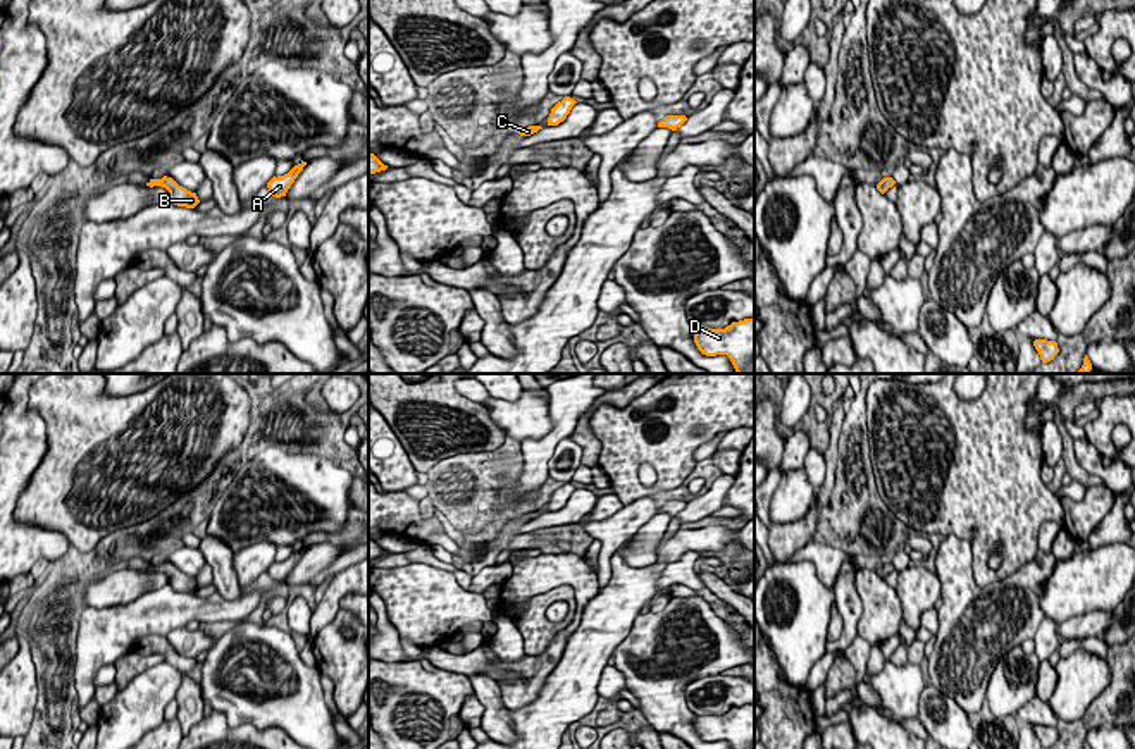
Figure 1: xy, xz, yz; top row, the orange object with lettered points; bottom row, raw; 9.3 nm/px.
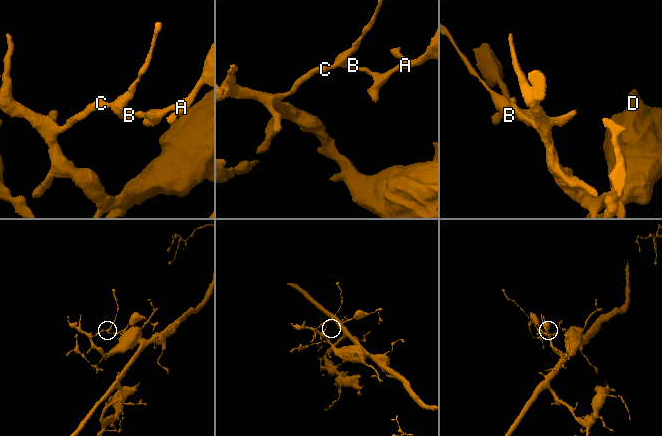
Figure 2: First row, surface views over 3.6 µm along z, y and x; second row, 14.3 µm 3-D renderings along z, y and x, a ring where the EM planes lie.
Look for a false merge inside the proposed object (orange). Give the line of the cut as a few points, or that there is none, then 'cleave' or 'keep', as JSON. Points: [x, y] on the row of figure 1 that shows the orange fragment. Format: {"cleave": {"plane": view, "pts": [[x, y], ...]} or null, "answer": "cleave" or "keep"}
{"cleave": null, "answer": "keep"}

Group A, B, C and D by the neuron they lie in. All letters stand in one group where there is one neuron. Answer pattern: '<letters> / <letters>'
A B C D

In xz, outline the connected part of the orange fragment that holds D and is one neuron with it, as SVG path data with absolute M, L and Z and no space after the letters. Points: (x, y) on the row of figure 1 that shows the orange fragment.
M754 319L725 329L696 331L694 343L706 356L727 355L737 374L754 374Z

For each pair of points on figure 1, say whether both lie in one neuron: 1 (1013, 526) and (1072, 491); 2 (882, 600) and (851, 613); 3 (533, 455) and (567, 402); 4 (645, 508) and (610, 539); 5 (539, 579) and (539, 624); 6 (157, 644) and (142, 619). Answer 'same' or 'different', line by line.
1: different
2: different
3: same
4: same
5: different
6: different

